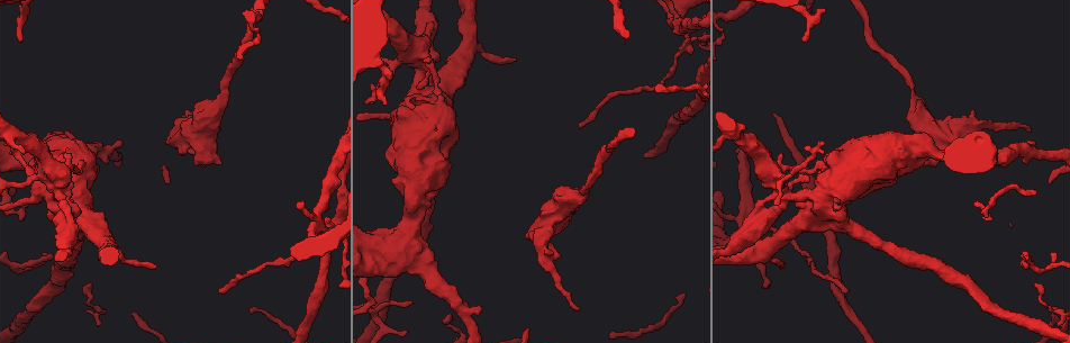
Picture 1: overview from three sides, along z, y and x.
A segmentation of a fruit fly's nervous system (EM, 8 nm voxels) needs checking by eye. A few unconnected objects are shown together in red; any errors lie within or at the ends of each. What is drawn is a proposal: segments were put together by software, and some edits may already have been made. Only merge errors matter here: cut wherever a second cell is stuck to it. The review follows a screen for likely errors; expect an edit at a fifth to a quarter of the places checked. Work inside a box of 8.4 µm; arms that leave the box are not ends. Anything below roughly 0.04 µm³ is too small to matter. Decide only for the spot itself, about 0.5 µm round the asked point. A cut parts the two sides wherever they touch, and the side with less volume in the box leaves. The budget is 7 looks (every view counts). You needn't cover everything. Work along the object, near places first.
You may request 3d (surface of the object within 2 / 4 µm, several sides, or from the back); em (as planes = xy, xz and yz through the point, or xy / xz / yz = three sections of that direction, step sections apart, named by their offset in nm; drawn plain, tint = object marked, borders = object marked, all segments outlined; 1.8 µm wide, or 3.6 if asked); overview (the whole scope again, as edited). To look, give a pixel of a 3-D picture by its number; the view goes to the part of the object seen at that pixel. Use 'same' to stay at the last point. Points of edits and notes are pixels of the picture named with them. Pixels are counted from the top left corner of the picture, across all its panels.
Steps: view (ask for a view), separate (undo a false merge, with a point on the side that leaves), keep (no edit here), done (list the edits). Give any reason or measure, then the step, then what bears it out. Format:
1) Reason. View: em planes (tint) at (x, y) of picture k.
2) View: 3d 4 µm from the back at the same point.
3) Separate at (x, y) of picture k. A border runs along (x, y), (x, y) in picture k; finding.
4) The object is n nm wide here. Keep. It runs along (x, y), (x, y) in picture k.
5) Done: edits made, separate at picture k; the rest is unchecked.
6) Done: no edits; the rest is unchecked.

Small branch off a trunk. View: 3d 4 µm at (317, 230) of picture 1.

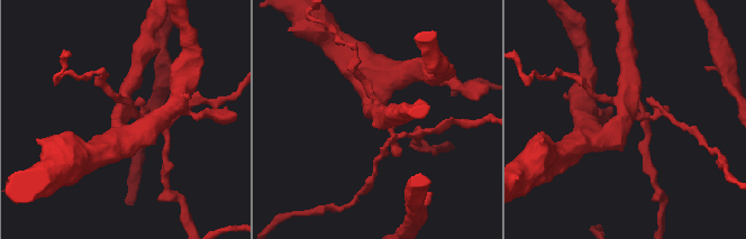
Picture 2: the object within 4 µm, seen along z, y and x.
Now the EM. View: em planes (tint) at (374, 114) of picture 2.

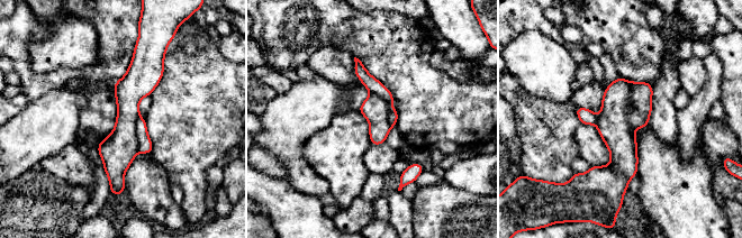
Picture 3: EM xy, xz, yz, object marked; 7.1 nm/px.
Separate at (372, 84) of picture 3. The part that leaves runs along (358, 63), (389, 100), (394, 122) in picture 3; two cells meet here.

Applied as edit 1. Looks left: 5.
View: overview.

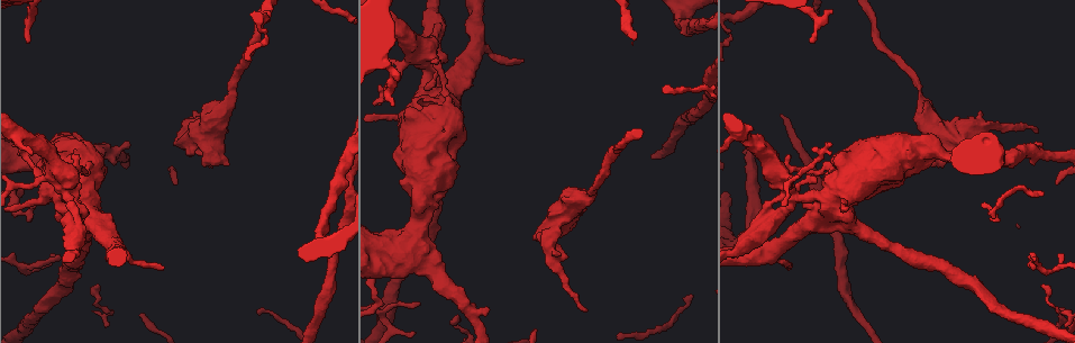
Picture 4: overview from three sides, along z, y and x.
Thin neck. View: em planes (plain) at (229, 88) of picture 4.

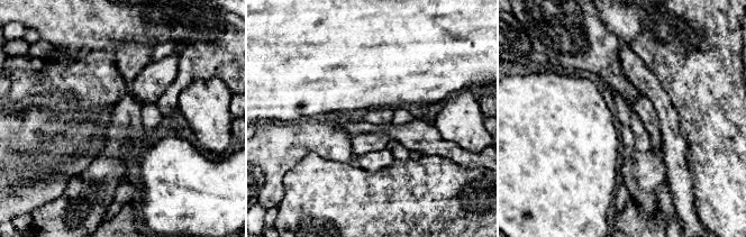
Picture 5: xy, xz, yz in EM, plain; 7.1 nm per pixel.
View: em planes (tint) at the same point.

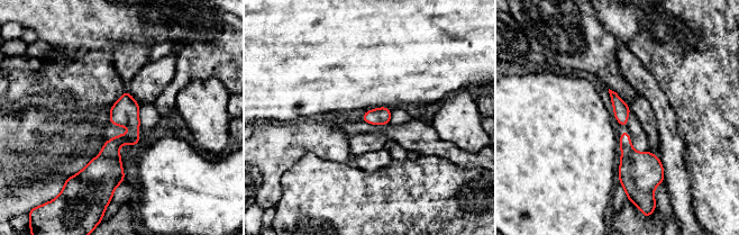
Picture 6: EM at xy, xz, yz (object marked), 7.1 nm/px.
Keep. It runs along (126, 95), (131, 132), (112, 148), (112, 184) in picture 6; one cell here.

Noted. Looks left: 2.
Calibre changes. View: em planes (borders) at (548, 251) of picture 4.

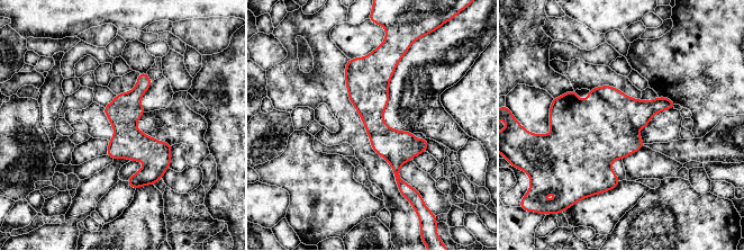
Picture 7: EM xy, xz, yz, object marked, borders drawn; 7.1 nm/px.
Keep. It runs along (378, 57), (374, 125), (402, 185) in picture 7; all the same cell.

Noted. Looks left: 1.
Done: edits made, separate at picture 3; the rest is unchecked.

